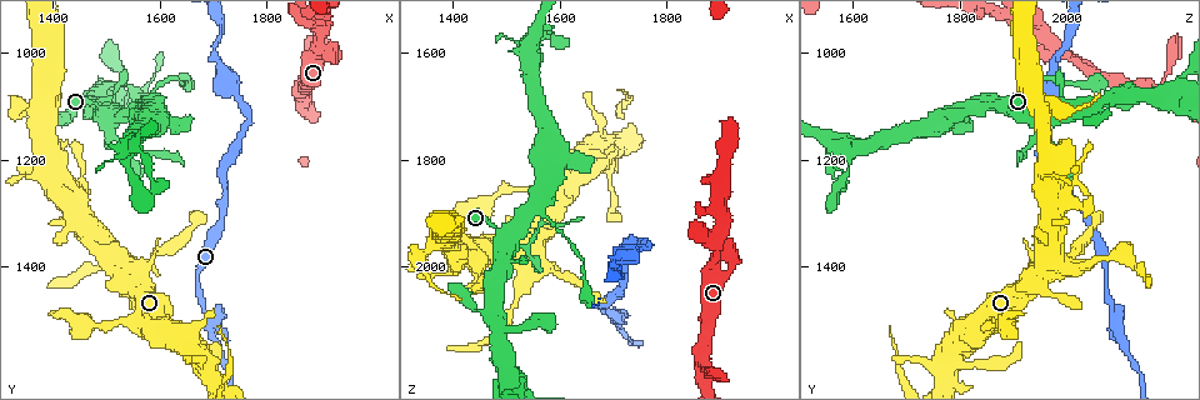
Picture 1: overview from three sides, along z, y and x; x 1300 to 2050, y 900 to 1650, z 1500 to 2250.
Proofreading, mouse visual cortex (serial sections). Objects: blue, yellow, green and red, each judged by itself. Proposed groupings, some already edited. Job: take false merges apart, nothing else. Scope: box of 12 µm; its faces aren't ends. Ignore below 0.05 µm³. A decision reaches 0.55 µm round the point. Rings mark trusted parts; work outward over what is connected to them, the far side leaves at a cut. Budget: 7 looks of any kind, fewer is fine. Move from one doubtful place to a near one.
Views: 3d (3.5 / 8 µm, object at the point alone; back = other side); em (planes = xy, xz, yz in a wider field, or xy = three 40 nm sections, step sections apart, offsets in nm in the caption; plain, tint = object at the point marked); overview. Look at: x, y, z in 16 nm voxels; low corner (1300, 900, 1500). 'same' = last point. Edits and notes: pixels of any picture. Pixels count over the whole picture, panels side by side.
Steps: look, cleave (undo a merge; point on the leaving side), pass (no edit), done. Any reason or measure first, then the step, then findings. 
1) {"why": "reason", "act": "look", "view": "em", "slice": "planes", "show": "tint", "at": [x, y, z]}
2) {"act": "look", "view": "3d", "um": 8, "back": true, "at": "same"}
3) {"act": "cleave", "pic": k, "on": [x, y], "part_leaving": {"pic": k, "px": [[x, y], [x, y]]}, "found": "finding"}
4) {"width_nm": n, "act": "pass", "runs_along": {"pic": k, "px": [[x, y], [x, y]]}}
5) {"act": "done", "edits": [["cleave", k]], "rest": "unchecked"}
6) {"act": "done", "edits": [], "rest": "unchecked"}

{"why": "abrupt turn", "act": "look", "view": "3d", "um": 3.5, "at": [1500, 1115, 1940]}

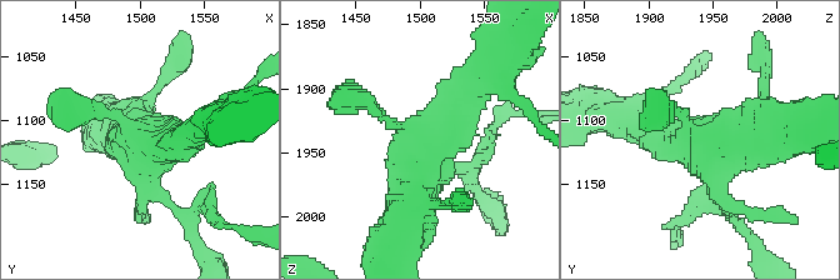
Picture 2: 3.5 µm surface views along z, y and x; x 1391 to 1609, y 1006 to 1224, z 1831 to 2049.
{"arms": 4, "arm_widths_nm": [200, 200, 400, 500], "why": "shape alone is not enough", "act": "look", "view": "em", "slice": "planes", "show": "tint", "at": [1498, 1116, 1940]}

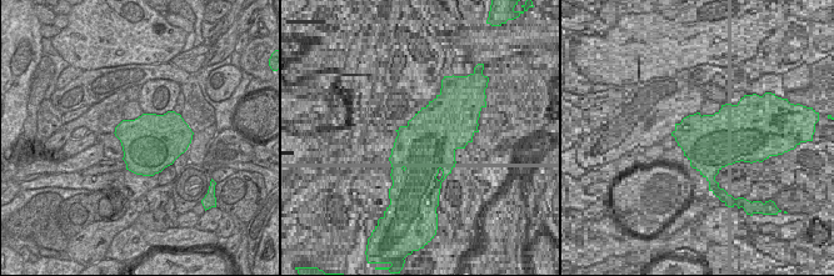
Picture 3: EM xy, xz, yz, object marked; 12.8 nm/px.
{"act": "look", "view": "em", "slice": "xy", "step": 2, "show": "tint", "at": "same"}

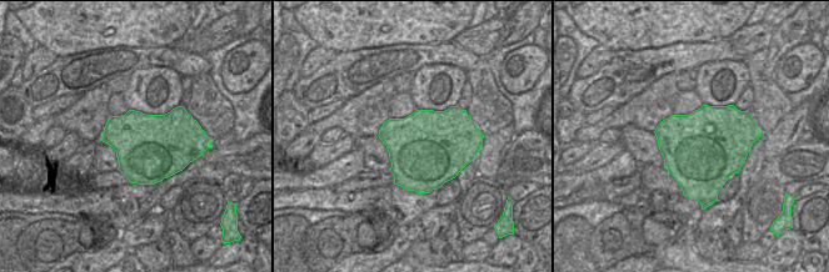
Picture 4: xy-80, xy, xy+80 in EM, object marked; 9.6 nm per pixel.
{"width_nm": 750, "act": "pass", "runs_along": {"pic": 2, "px": [[74, 108], [154, 146], [196, 135]]}, "found": "continuous, no second cell"}

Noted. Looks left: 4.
{"why": "narrows sharply", "act": "look", "view": "3d", "um": 8, "at": [1515, 1065, 2195]}

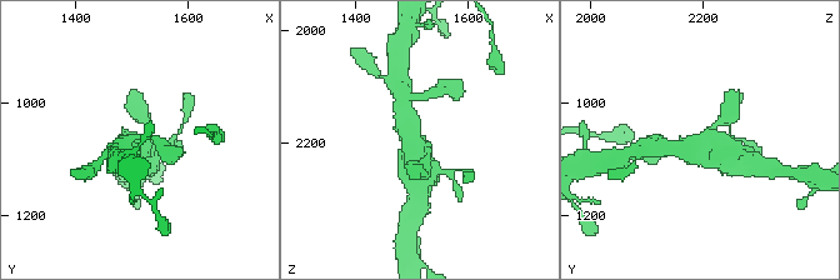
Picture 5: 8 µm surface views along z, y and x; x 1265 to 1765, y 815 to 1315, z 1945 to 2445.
{"why": "zoom in", "act": "look", "view": "3d", "um": 3.5, "at": [1520, 1070, 2200]}

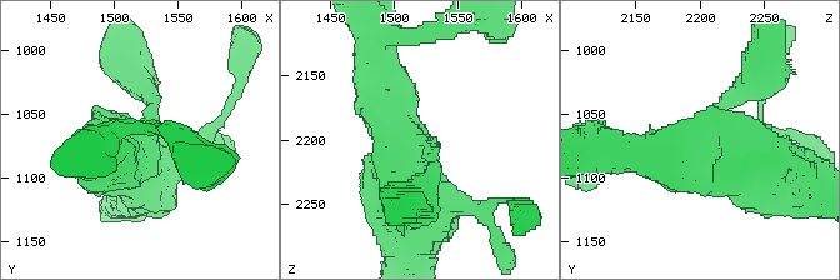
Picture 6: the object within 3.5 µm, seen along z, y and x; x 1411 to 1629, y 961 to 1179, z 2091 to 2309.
{"act": "look", "view": "em", "slice": "xy", "step": 2, "show": "tint", "at": [1516, 1068, 2202]}

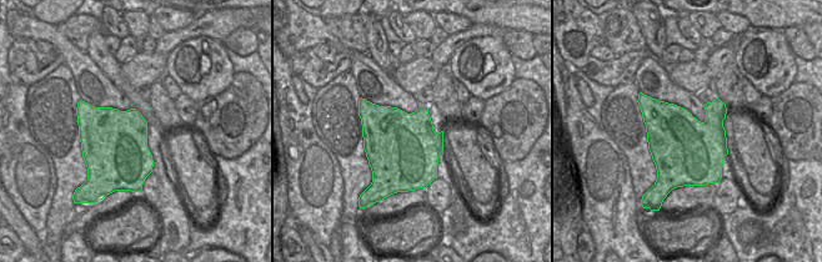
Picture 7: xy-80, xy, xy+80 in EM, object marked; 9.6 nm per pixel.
{"width_nm": 700, "act": "pass", "runs_along": {"pic": 6, "px": [[378, 64], [409, 183], [443, 201]]}, "found": "all the same cell"}

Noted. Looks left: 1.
{"act": "done", "edits": [], "rest": "unchecked"}

